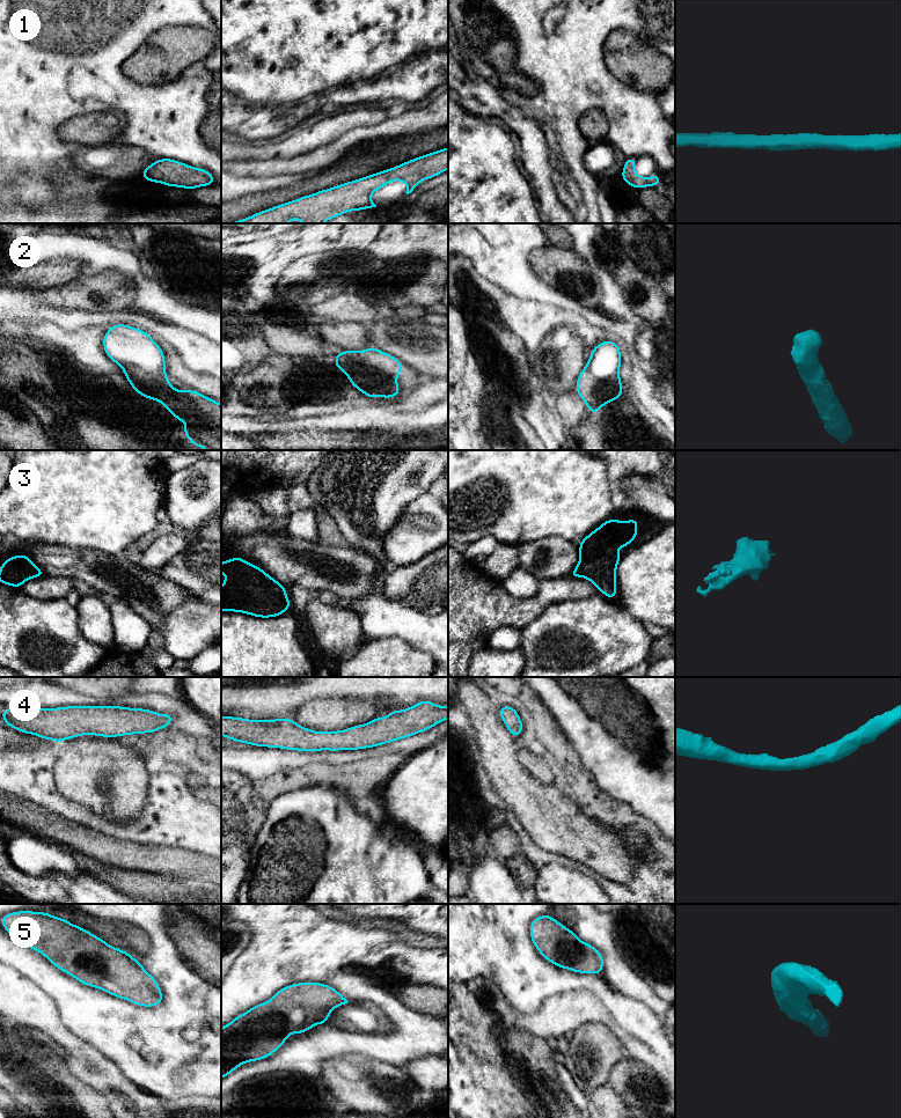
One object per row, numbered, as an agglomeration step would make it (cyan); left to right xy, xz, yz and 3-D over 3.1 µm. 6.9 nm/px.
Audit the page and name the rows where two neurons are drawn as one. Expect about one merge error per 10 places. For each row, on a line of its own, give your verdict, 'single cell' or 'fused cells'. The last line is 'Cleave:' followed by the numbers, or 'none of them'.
1: single cell
2: single cell
3: single cell
4: single cell
5: single cell
Cleave: none of them

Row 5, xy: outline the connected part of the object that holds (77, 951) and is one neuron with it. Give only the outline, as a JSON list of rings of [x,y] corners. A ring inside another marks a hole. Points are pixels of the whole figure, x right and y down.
[[[16,911],[5,914],[1,926],[83,985],[137,1006],[162,1003],[162,992],[155,977],[130,952],[108,944],[64,918],[46,912]]]

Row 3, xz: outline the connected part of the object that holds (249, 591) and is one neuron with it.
[[[235,556],[221,562],[221,573],[226,574],[221,586],[221,611],[242,612],[259,618],[271,618],[292,609],[286,588],[261,567]]]

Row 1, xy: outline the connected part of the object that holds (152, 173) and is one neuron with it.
[[[158,159],[145,168],[140,177],[169,187],[188,190],[215,184],[212,174],[206,169],[195,168],[173,159]]]

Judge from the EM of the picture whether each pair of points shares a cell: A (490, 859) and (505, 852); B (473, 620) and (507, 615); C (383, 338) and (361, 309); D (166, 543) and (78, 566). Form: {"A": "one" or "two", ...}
{"A": "two", "B": "one", "C": "two", "D": "two"}

